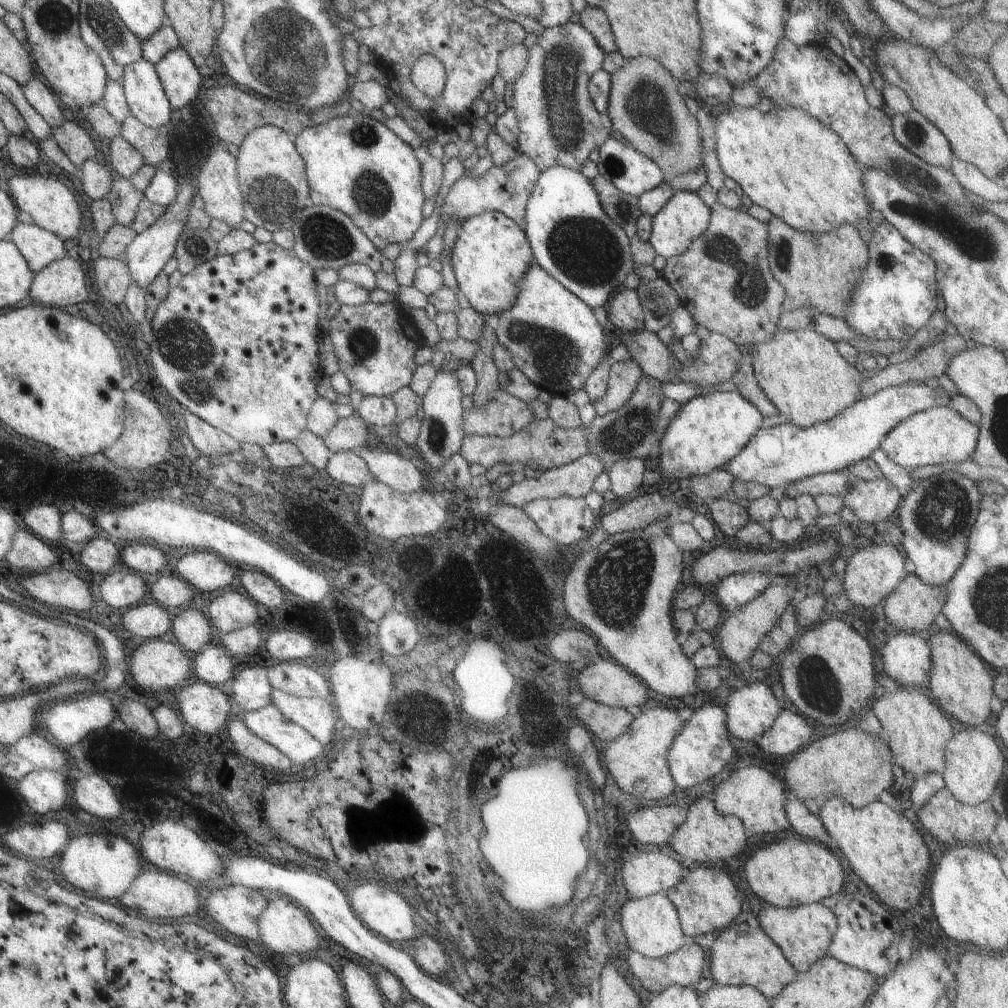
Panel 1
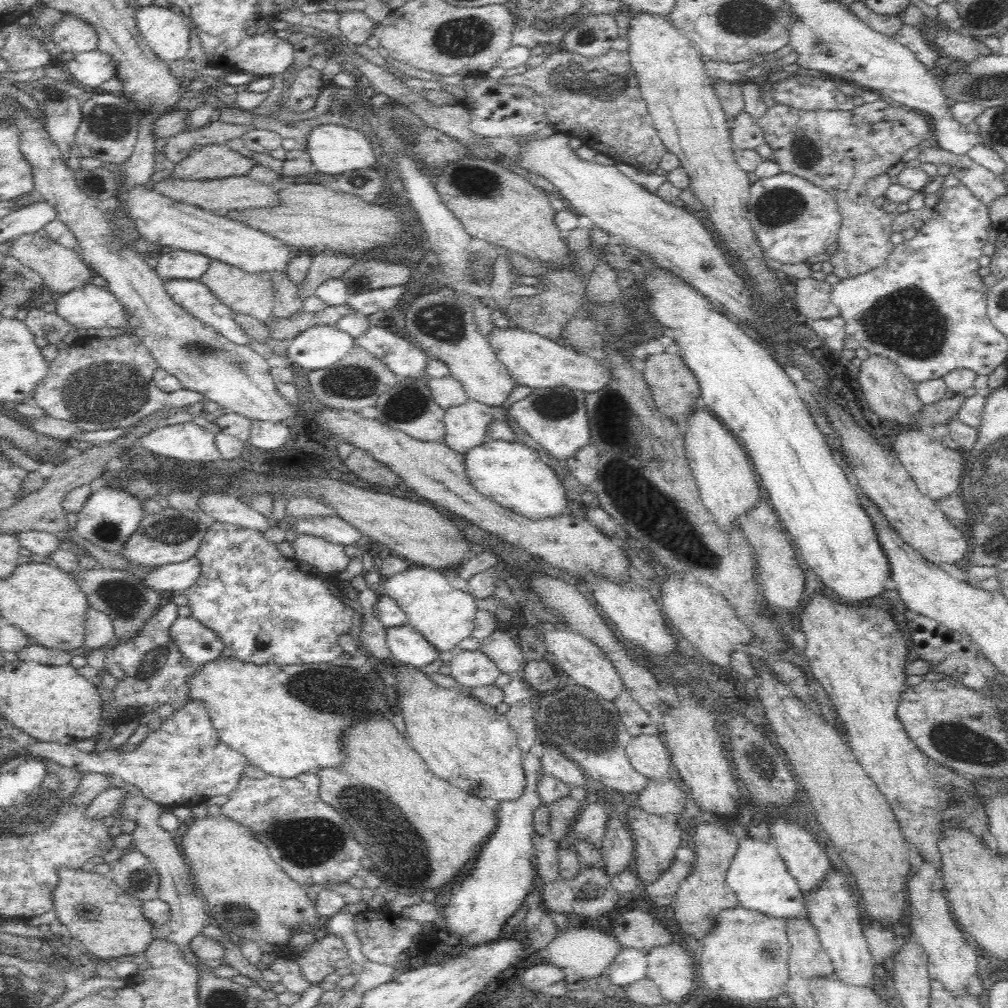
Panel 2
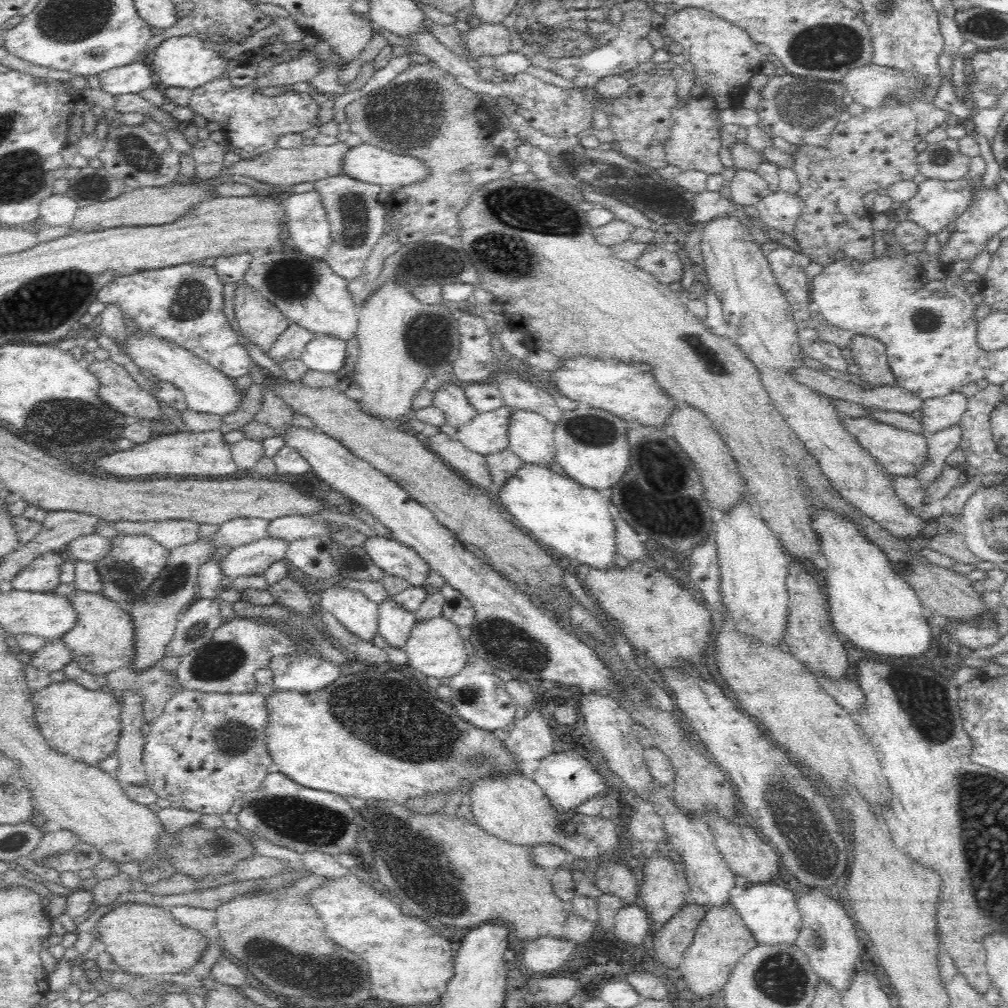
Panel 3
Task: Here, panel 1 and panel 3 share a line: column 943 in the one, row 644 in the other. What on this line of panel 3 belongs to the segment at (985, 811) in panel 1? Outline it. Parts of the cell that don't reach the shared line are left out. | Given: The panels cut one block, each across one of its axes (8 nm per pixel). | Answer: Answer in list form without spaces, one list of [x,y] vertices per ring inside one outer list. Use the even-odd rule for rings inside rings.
[[[802,564],[788,566],[786,578],[787,593],[789,596],[789,632],[787,633],[788,653],[796,659],[810,674],[815,677],[823,674],[832,683],[840,683],[846,678],[850,662],[848,654],[842,646],[840,636],[836,636],[835,628],[830,626],[829,610],[826,608],[827,600],[822,596],[818,584],[804,572]]]

